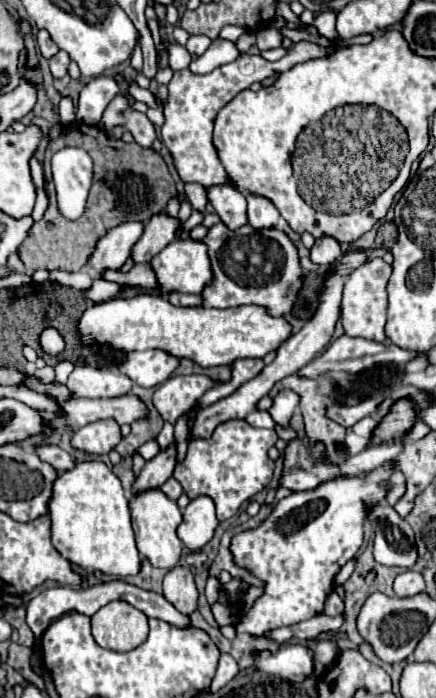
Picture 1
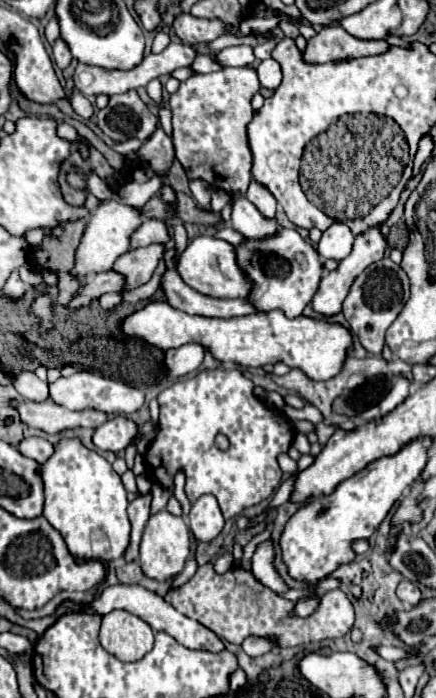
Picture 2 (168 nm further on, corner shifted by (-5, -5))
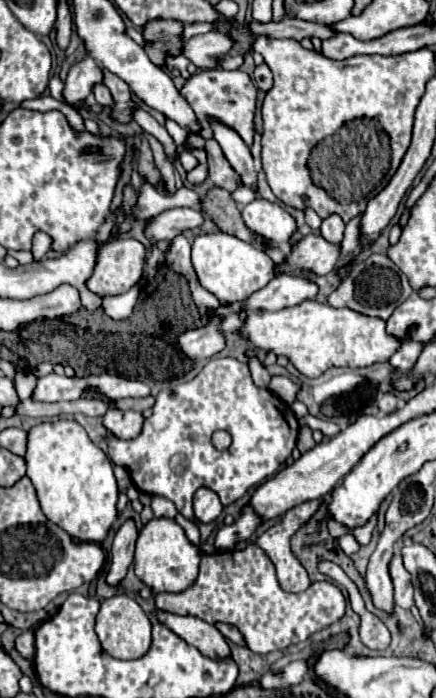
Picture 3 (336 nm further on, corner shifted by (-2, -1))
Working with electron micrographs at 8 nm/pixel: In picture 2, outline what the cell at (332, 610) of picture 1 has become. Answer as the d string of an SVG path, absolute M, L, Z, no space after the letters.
M213 563L197 567L195 577L179 589L173 589L165 595L165 601L171 603L179 613L203 623L207 629L215 631L221 639L229 643L241 643L245 637L263 637L273 639L277 647L295 647L307 645L311 641L343 637L351 631L355 615L353 605L341 589L327 591L317 605L313 615L301 619L293 615L293 601L283 599L263 583L259 583L251 571L241 565L233 565L227 573L219 575L213 569Z

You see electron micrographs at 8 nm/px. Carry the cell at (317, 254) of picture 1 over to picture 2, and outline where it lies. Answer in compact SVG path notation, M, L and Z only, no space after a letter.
M333 223L329 229L323 231L323 237L317 245L317 251L325 259L337 259L343 261L353 247L353 233L345 223Z

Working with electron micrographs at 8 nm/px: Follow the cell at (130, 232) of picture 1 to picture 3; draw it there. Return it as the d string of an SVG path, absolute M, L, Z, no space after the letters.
M168 209L146 223L144 235L152 245L158 245L160 241L174 239L174 235L180 235L186 229L200 227L202 221L204 215L196 209Z

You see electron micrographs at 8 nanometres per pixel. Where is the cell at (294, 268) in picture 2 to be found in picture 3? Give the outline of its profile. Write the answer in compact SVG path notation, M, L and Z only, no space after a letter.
M308 235L292 245L290 255L284 259L282 265L276 265L276 275L294 275L296 267L300 271L310 271L314 275L328 275L340 257L338 245L326 243L322 235Z

